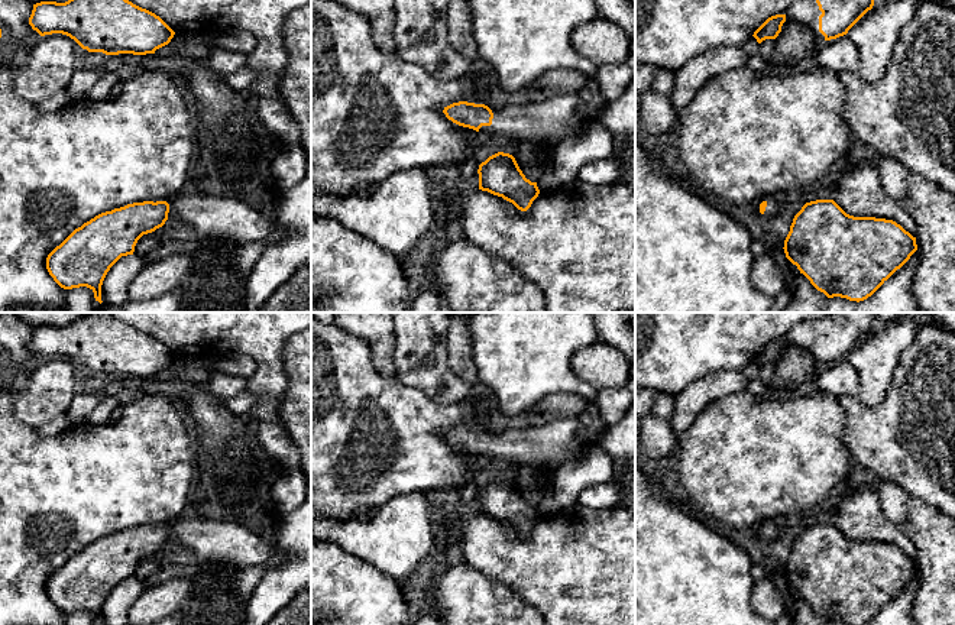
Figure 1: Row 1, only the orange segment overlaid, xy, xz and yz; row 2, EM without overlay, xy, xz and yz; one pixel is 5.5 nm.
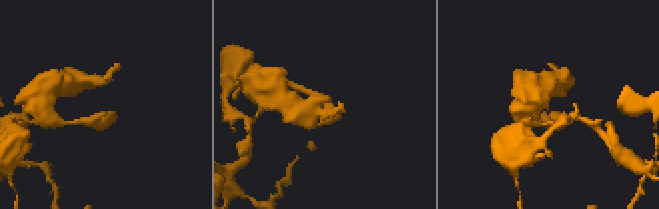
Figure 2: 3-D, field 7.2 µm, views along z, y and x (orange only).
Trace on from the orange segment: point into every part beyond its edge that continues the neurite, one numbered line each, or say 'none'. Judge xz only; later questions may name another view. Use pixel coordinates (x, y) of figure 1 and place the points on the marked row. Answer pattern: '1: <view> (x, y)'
1: xz (546, 123)

